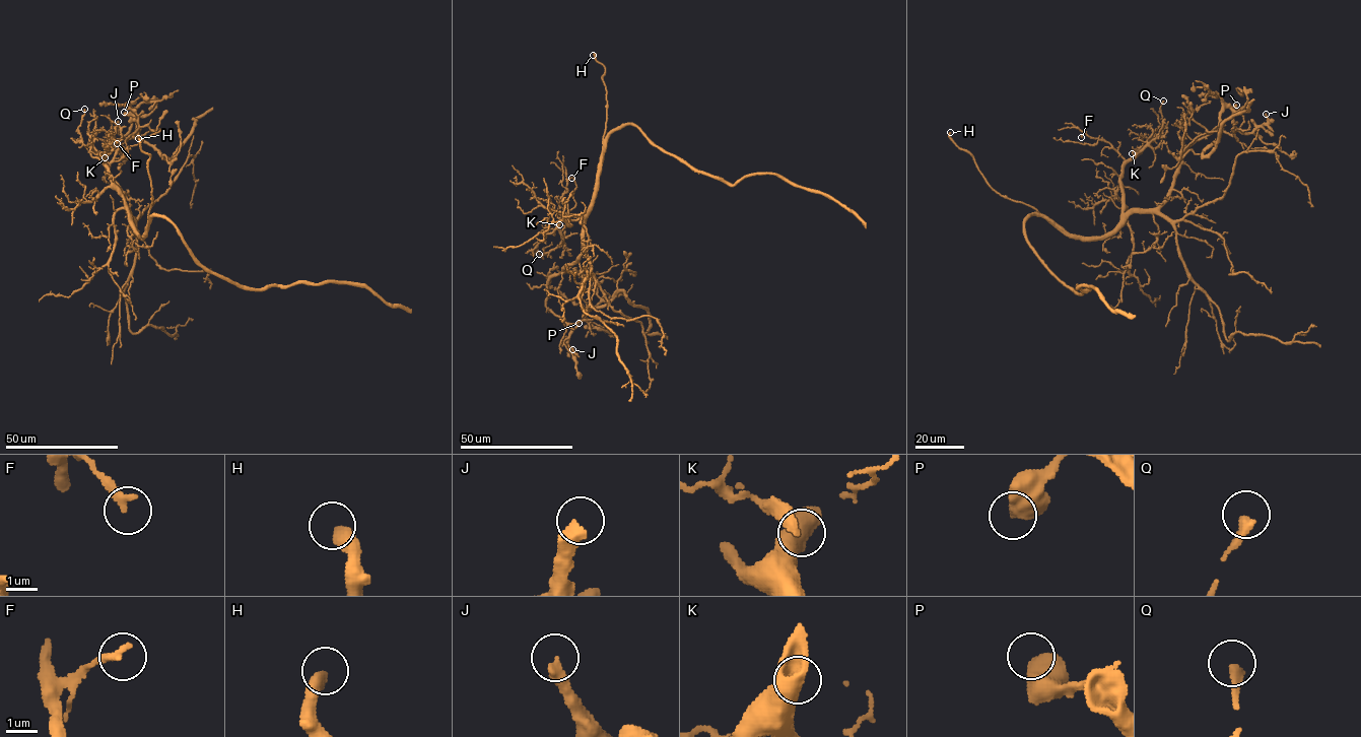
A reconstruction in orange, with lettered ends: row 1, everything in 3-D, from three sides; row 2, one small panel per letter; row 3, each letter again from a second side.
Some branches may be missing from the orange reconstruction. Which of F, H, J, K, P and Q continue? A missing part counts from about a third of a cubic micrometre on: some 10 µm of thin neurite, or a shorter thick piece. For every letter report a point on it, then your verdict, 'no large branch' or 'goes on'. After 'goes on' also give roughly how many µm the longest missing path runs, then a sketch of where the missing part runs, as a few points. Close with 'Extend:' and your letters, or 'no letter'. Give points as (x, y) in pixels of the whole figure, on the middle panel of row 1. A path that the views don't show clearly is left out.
F: at (571, 178); no large branch
H: at (593, 55); goes on; about 30 µm are missing; missing branch runs (593, 55), (582, 44), (573, 52), (554, 49), (549, 45)
J: at (572, 349); goes on; about 5 µm are missing
K: at (559, 224); no large branch
P: at (579, 323); no large branch
Q: at (539, 254); no large branch
Extend: H, J

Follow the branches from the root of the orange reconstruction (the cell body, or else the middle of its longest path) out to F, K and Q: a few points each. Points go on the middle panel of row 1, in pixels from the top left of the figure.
F: (600, 159), (594, 203), (583, 215), (566, 214), (558, 217), (559, 201), (567, 181), (571, 178)
K: (600, 159), (594, 203), (583, 215), (564, 215), (559, 224)
Q: (600, 159), (594, 203), (583, 215), (564, 215), (536, 246), (533, 253), (539, 254)

